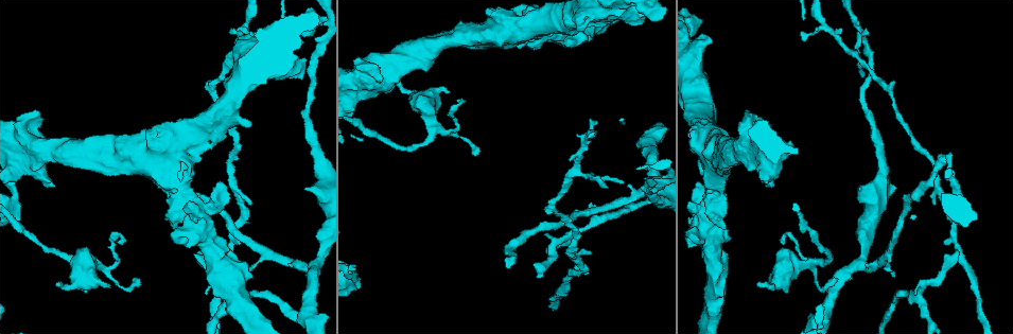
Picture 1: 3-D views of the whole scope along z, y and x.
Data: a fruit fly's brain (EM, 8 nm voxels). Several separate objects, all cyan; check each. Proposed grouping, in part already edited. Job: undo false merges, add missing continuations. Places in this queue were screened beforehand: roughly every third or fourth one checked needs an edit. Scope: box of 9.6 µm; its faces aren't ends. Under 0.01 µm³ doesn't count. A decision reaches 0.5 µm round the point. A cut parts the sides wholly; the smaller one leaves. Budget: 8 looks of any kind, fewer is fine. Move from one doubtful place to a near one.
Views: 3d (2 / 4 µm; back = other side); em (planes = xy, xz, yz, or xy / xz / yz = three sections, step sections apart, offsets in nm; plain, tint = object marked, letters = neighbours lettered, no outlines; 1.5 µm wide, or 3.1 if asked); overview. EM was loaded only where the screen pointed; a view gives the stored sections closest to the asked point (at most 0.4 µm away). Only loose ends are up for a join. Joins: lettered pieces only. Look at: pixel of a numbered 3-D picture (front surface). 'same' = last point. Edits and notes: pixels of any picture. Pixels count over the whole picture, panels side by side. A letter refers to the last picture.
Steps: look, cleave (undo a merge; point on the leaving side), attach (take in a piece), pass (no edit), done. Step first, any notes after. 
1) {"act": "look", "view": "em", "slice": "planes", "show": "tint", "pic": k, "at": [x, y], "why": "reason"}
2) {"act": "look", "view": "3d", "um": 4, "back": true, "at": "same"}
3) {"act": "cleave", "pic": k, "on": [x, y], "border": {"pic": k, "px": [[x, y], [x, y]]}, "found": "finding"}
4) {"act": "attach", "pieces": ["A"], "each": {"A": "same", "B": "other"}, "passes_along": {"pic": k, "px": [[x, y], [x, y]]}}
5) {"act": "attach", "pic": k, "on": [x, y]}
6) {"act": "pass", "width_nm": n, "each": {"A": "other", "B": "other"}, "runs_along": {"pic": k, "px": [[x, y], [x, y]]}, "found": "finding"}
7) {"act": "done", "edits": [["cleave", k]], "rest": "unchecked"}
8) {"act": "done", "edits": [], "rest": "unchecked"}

{"act": "look", "view": "3d", "um": 4, "pic": 1, "at": [597, 123], "why": "an open end"}

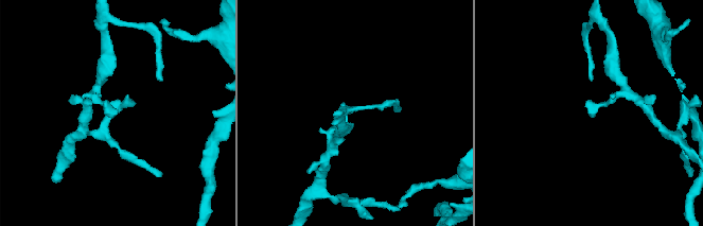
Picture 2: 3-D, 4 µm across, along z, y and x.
{"act": "look", "view": "em", "slice": "planes", "show": "letters", "pic": 2, "at": [589, 110]}

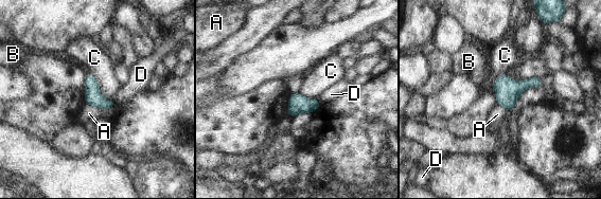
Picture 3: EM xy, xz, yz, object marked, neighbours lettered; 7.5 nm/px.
{"act": "pass", "each": {"A": "other", "B": "other", "C": "other", "D": "other"}, "border": {"pic": 3, "px": [[89, 72], [100, 93], [113, 102]]}, "found": "none of them fits"}

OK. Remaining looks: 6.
{"act": "look", "view": "em", "slice": "planes", "show": "letters", "pic": 1, "at": [636, 25], "why": "branch stops here"}

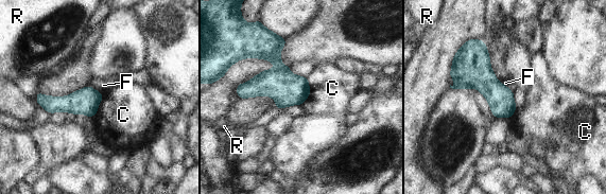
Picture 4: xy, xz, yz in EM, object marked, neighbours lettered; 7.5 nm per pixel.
{"act": "pass", "longest_contact_nm": ["C", 220], "each": {"C": "other", "F": "other", "R": "other"}, "border": {"pic": 4, "px": [[307, 77], [309, 93], [301, 105]]}, "found": "none of them fits"}

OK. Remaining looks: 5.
{"act": "look", "view": "em", "slice": "planes", "show": "letters", "pic": 1, "at": [863, 77], "why": "tapers out"}

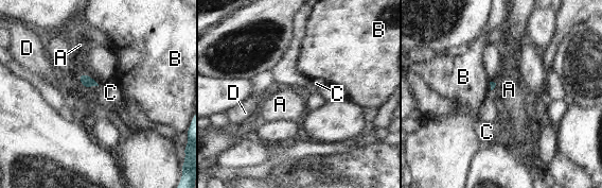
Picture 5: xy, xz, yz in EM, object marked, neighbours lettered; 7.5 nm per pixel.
{"act": "pass", "longest_contact_nm": ["A", 170], "each": {"A": "other", "B": "other", "C": "other", "D": "other"}, "found": "no lettered piece goes on from it"}

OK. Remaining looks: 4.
{"act": "done", "edits": [], "rest": "unchecked"}

